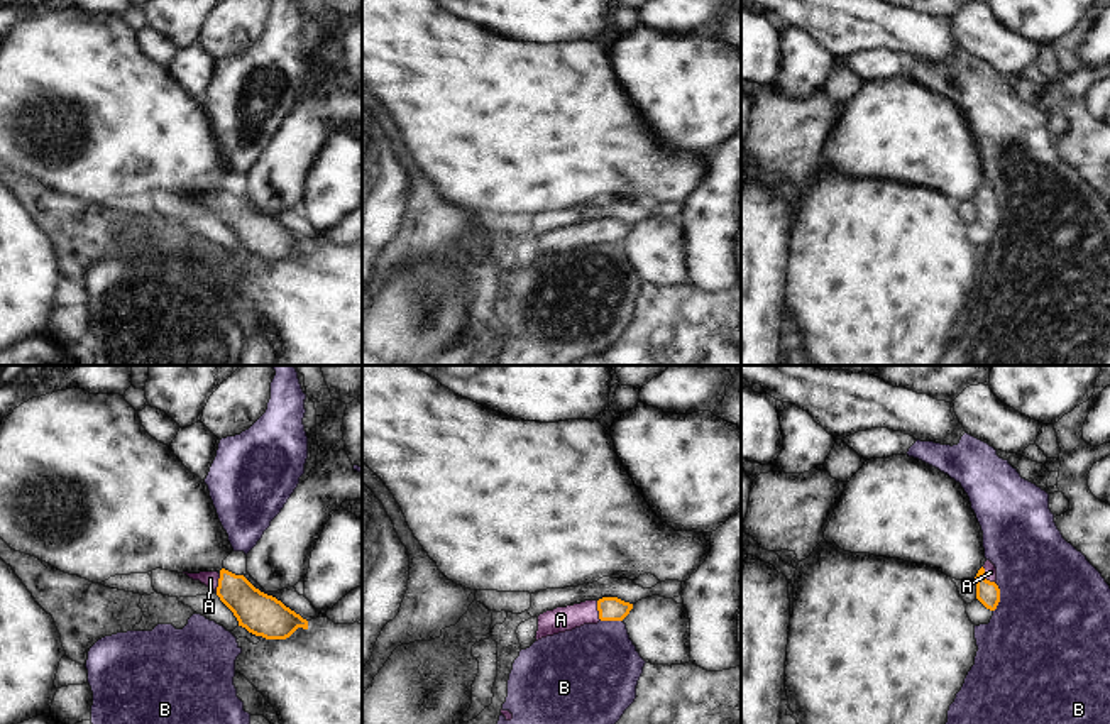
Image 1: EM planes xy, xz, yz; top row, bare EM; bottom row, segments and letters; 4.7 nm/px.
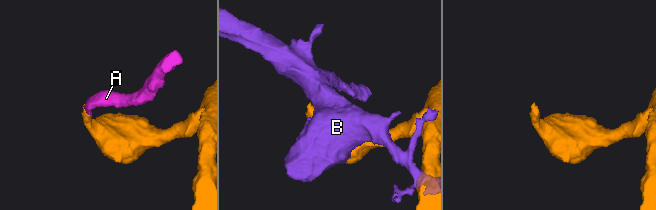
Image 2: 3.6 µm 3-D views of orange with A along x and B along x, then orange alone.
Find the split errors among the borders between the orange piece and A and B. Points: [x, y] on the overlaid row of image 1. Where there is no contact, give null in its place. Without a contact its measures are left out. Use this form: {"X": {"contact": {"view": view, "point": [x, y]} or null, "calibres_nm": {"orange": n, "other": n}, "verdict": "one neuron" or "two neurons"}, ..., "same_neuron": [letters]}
{"A": {"contact": {"view": "yz", "point": [983, 577]}, "calibres_nm": {"orange": 110, "other": 60}, "verdict": "one neuron"}, "B": {"contact": {"view": "yz", "point": [999, 597]}, "calibres_nm": {"orange": 110, "other": 500}, "verdict": "two neurons"}, "same_neuron": ["A"]}

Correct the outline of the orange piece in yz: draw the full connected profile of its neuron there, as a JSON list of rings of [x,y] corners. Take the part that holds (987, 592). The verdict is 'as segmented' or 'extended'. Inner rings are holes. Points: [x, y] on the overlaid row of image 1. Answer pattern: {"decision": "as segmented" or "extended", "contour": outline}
{"decision": "extended", "contour": [[[986,560],[973,579],[976,584],[976,599],[990,611],[995,611],[1000,602],[1000,589],[997,585],[997,568]]]}

